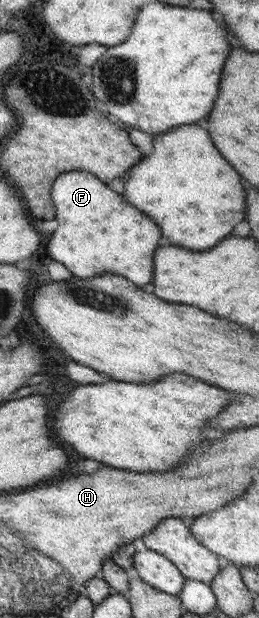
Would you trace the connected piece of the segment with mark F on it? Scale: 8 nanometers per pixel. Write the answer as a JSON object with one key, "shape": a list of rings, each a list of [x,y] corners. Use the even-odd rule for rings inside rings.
{"shape":[[[85,171],[61,174],[53,182],[51,198],[59,224],[47,242],[53,260],[61,262],[77,278],[113,272],[137,286],[153,282],[153,252],[159,246],[161,230],[147,214],[105,186],[105,181]]]}

